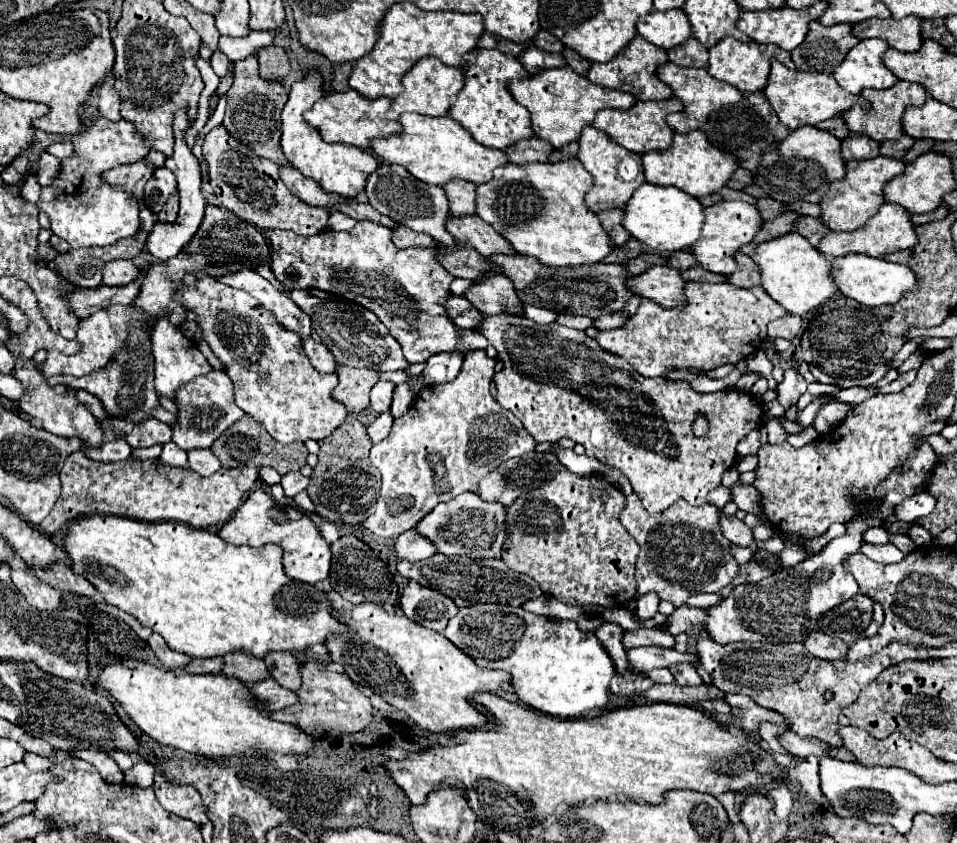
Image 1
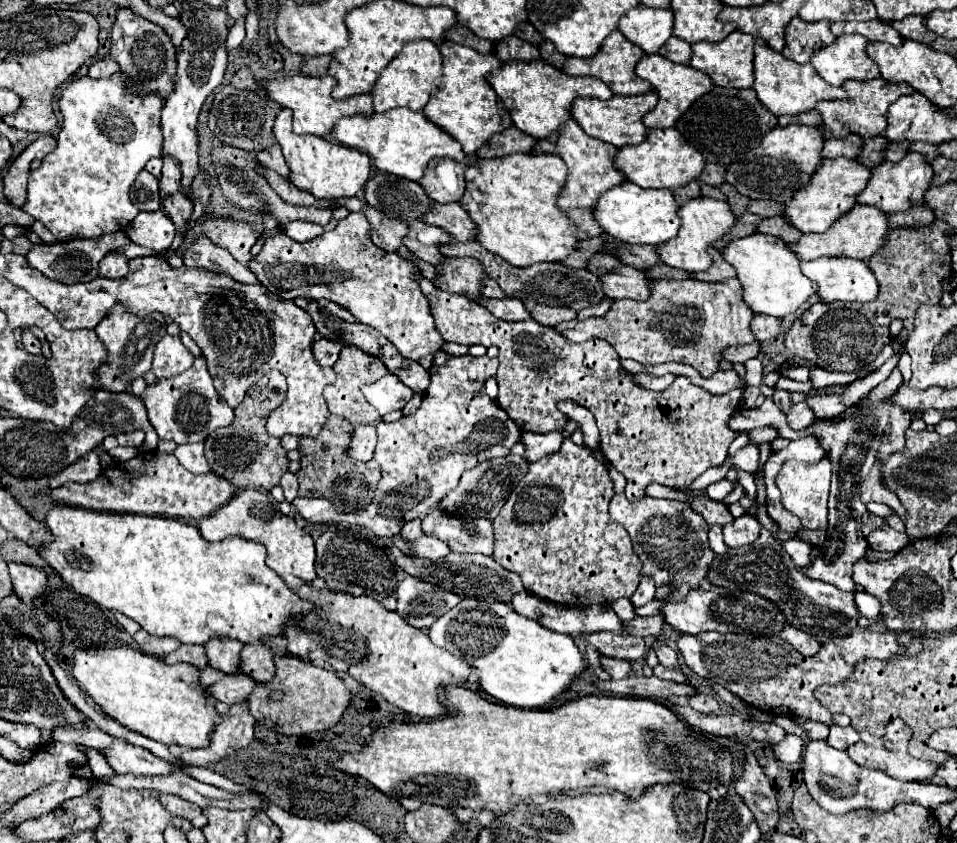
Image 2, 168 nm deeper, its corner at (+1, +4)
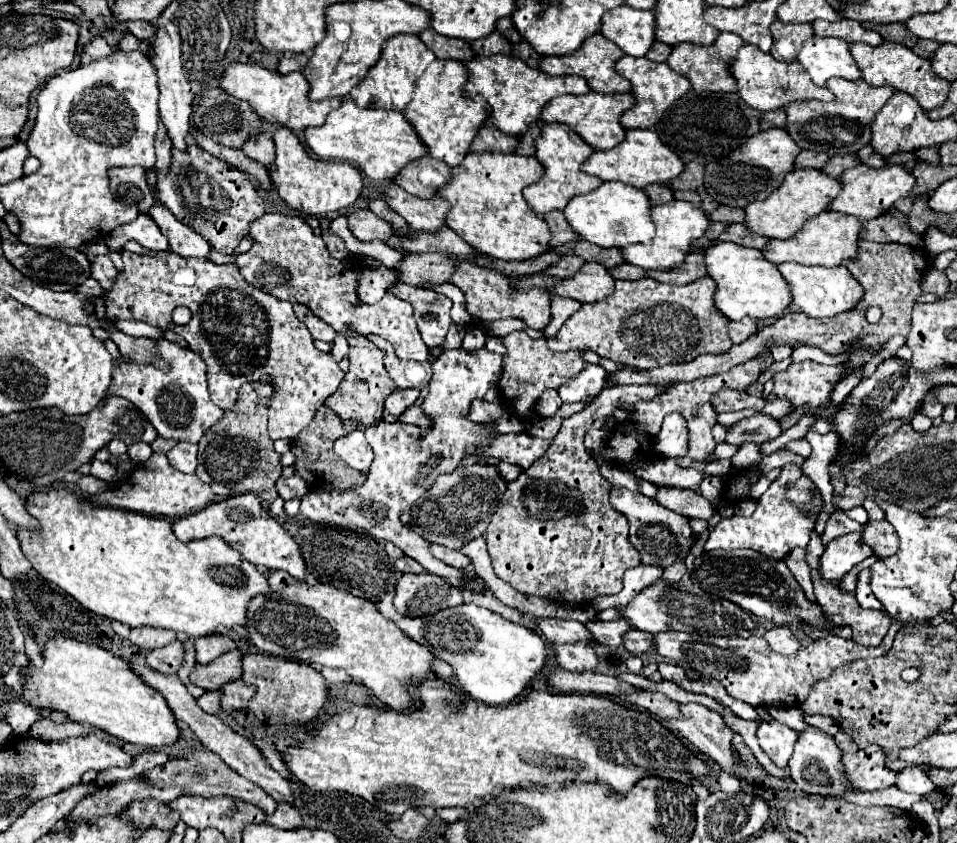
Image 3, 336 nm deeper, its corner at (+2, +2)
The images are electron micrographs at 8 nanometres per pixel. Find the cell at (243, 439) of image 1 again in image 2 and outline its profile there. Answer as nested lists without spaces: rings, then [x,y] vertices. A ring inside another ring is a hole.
[[[269,370],[263,374],[259,382],[255,382],[245,400],[235,408],[235,420],[225,426],[215,430],[207,440],[205,440],[205,456],[211,464],[211,470],[229,482],[233,482],[239,490],[243,488],[265,488],[271,490],[273,486],[279,484],[281,476],[289,470],[289,458],[287,450],[281,446],[279,438],[273,438],[265,430],[265,420],[273,408],[277,408],[287,396],[287,380],[281,372]]]

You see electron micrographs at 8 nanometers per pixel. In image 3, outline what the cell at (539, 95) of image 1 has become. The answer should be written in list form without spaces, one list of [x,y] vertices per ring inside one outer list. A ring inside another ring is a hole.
[[[494,54],[486,58],[476,56],[464,62],[464,66],[468,70],[468,80],[464,84],[464,90],[468,94],[480,94],[490,104],[492,124],[500,132],[512,134],[512,136],[524,134],[532,122],[538,122],[540,110],[554,96],[590,92],[586,80],[580,76],[548,76],[540,70],[526,66],[520,58],[514,58],[514,56],[504,56],[504,54]]]

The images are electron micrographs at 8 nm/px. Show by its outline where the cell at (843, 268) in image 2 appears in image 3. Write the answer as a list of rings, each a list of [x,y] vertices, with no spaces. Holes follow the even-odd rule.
[[[784,262],[784,264],[778,264],[778,270],[782,278],[786,278],[792,290],[792,304],[804,314],[808,314],[810,318],[830,318],[840,312],[846,312],[854,308],[854,304],[860,302],[864,294],[862,286],[852,278],[846,266],[822,268],[822,266],[804,266],[804,264]]]

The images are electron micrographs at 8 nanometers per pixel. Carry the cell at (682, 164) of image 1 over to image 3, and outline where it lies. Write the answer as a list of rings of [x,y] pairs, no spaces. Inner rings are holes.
[[[626,130],[624,142],[620,142],[620,146],[614,146],[612,150],[592,152],[582,168],[590,176],[602,180],[620,180],[634,188],[646,188],[648,184],[664,184],[676,178],[684,170],[684,164],[668,146],[660,142],[654,130]]]

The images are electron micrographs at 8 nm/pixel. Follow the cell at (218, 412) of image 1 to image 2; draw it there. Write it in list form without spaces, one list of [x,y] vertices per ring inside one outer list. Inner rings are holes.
[[[197,358],[195,364],[179,376],[159,380],[155,386],[147,386],[143,402],[147,406],[149,422],[157,430],[159,438],[173,440],[175,444],[203,442],[213,430],[233,422],[233,408],[229,408],[225,398],[215,390],[205,358]]]

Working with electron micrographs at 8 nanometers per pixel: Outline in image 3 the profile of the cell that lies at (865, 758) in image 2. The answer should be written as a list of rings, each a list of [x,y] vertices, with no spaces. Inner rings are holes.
[[[868,746],[856,754],[842,754],[846,782],[854,792],[872,792],[890,788],[896,782],[896,772],[884,766],[884,752],[880,746]]]

